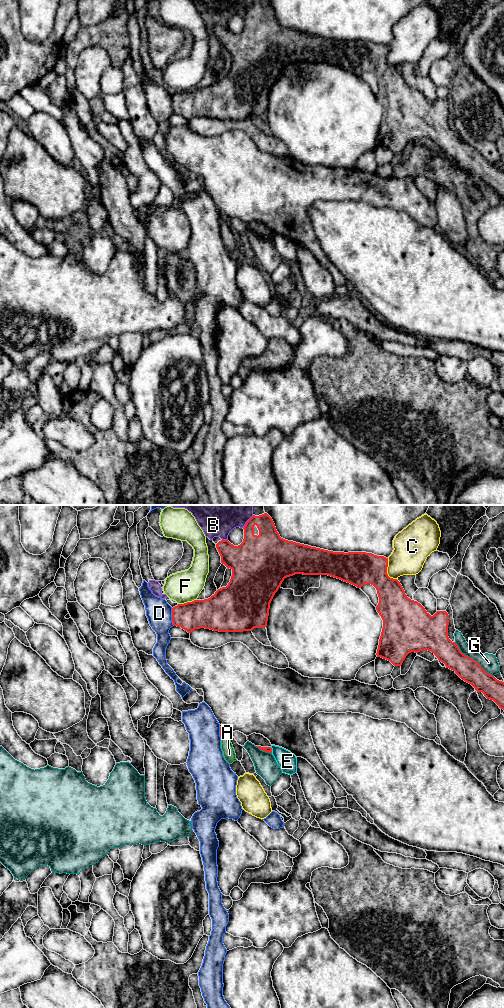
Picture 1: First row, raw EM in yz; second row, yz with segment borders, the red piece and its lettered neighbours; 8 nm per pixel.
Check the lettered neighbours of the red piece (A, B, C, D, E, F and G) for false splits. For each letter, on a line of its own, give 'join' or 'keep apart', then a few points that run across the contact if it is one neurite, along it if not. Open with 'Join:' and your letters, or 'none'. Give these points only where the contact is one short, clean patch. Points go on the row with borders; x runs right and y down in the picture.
Join: A
A: join | yz (221, 732), (222, 735), (229, 754)
B: keep apart
C: keep apart
D: keep apart
E: keep apart | yz (270, 747), (272, 752)
F: keep apart
G: keep apart

